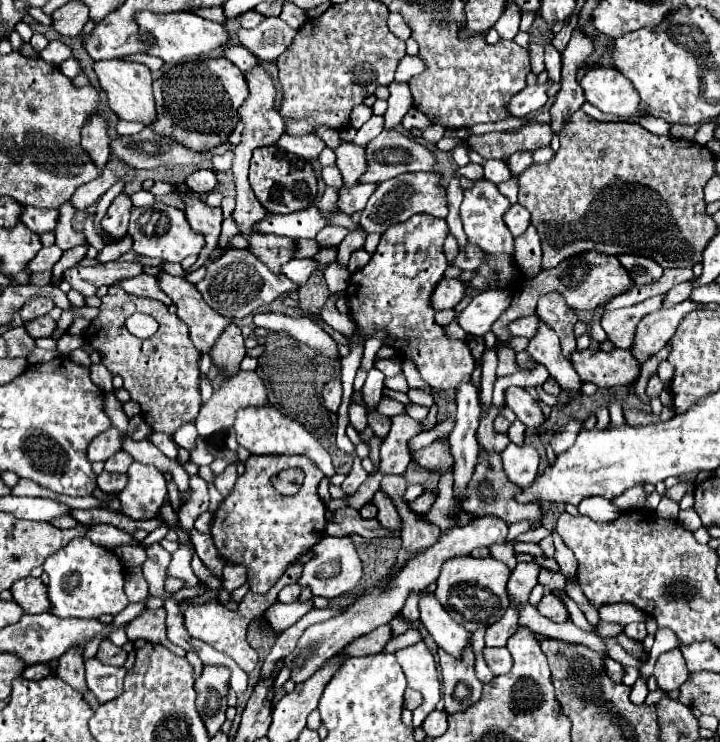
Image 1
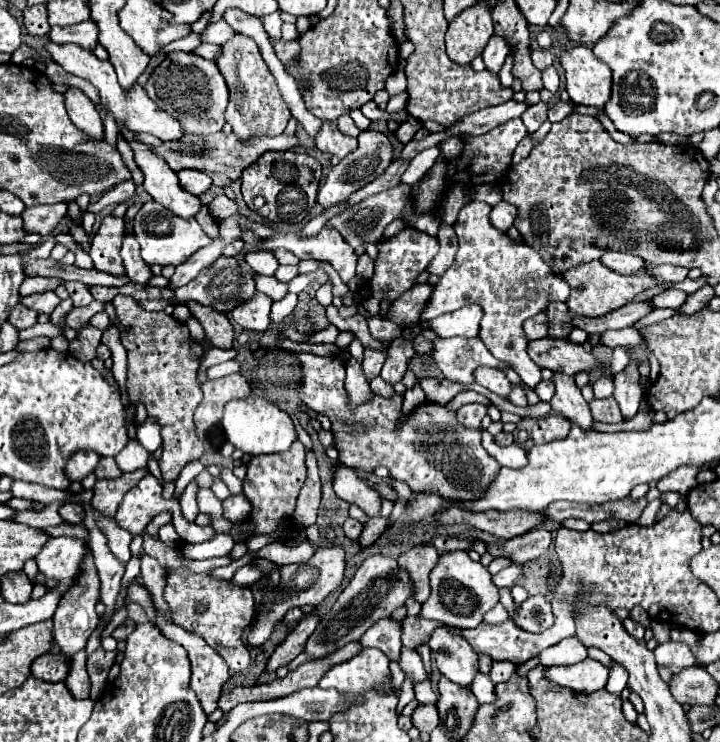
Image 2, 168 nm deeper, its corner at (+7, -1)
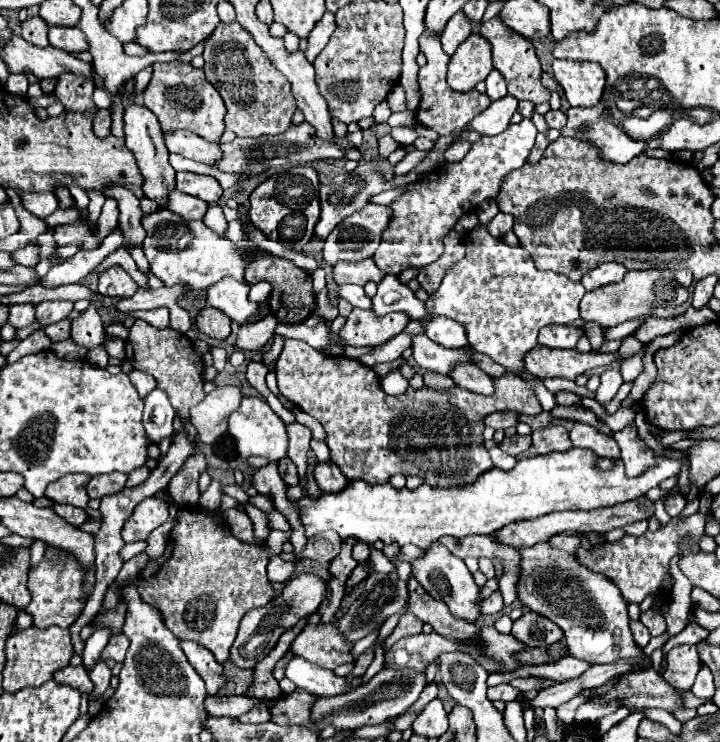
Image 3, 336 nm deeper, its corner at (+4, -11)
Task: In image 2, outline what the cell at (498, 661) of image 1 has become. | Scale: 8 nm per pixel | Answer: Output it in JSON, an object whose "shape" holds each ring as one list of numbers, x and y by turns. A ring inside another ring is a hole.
{"shape":[[492,662,490,678,494,684,498,684,498,682,506,682,514,672,516,672,516,666,512,662]]}

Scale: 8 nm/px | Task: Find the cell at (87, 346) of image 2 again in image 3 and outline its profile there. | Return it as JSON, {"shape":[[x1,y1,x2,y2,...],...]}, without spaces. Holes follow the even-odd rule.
{"shape":[[89,306,77,320,71,322,71,338,79,346,85,346,89,350,103,344,105,330,103,330,103,322,95,306]]}

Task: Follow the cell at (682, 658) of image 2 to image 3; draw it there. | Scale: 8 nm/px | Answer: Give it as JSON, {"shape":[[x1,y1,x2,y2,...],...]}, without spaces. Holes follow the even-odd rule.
{"shape":[[689,644,675,646,667,654,667,670,663,678,667,684,673,684,673,688,691,690,699,668,701,668,701,660,695,646,689,646]]}

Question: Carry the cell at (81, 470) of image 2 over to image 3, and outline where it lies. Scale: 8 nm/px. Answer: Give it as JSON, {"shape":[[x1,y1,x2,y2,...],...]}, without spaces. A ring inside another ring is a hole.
{"shape":[[69,474,63,476,61,480,55,480,53,484,49,484,49,488,45,490,45,498,53,500,53,502,61,502,61,504,73,504,79,508,87,508,89,496,87,496,87,482,91,480,91,476,81,476,81,474]]}

